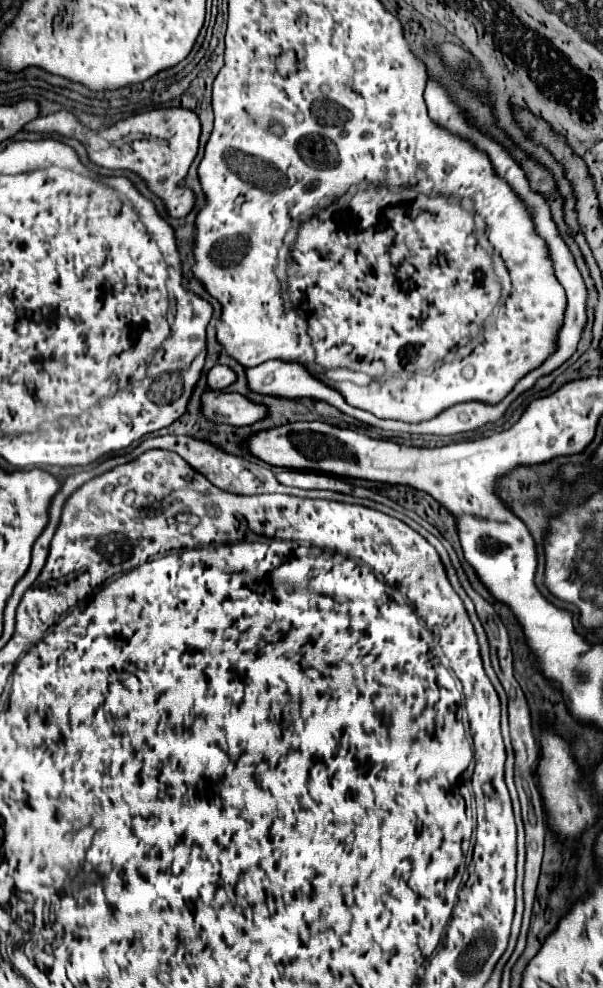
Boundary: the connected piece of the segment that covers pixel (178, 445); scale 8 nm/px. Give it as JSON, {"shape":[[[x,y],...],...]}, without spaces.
{"shape":[[[183,435],[149,437],[149,439],[145,439],[139,447],[135,447],[131,453],[111,457],[111,459],[103,461],[101,465],[97,465],[97,467],[93,469],[93,475],[99,475],[99,473],[103,473],[103,471],[107,471],[107,469],[113,469],[113,467],[117,467],[117,465],[129,463],[129,461],[137,459],[141,453],[145,453],[145,451],[149,451],[149,449],[167,449],[167,451],[175,451],[175,453],[177,453],[177,455],[181,455],[181,457],[183,457],[183,459],[185,459],[191,467],[195,467],[197,471],[201,471],[201,473],[203,473],[203,475],[205,475],[205,477],[207,477],[213,485],[217,485],[217,487],[219,487],[219,489],[223,489],[223,491],[241,493],[241,495],[255,495],[255,493],[285,493],[285,495],[299,495],[299,497],[313,497],[313,499],[333,499],[333,501],[343,501],[343,503],[359,503],[359,505],[365,505],[365,507],[379,509],[379,511],[383,511],[383,513],[387,513],[387,515],[393,515],[393,517],[397,517],[397,519],[405,521],[405,523],[407,523],[409,527],[413,527],[415,531],[419,529],[419,525],[417,525],[415,521],[411,521],[409,517],[405,517],[405,515],[401,515],[401,513],[397,513],[397,511],[393,511],[393,509],[389,509],[389,507],[385,507],[385,505],[381,505],[381,503],[375,503],[375,501],[371,501],[371,499],[357,499],[357,497],[353,497],[353,495],[335,493],[335,491],[301,491],[301,489],[285,487],[285,485],[281,485],[279,481],[259,481],[259,479],[257,479],[257,477],[253,477],[251,473],[245,473],[245,465],[243,465],[245,457],[231,455],[231,453],[227,453],[227,451],[219,449],[217,445],[213,445],[211,441],[201,441],[201,439],[183,437]]]}

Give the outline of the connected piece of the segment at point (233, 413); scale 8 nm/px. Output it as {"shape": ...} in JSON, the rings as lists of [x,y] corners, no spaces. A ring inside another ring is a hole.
{"shape":[[[207,391],[203,395],[203,413],[215,425],[251,425],[267,417],[267,405],[255,403],[241,393],[225,393],[225,391]]]}

